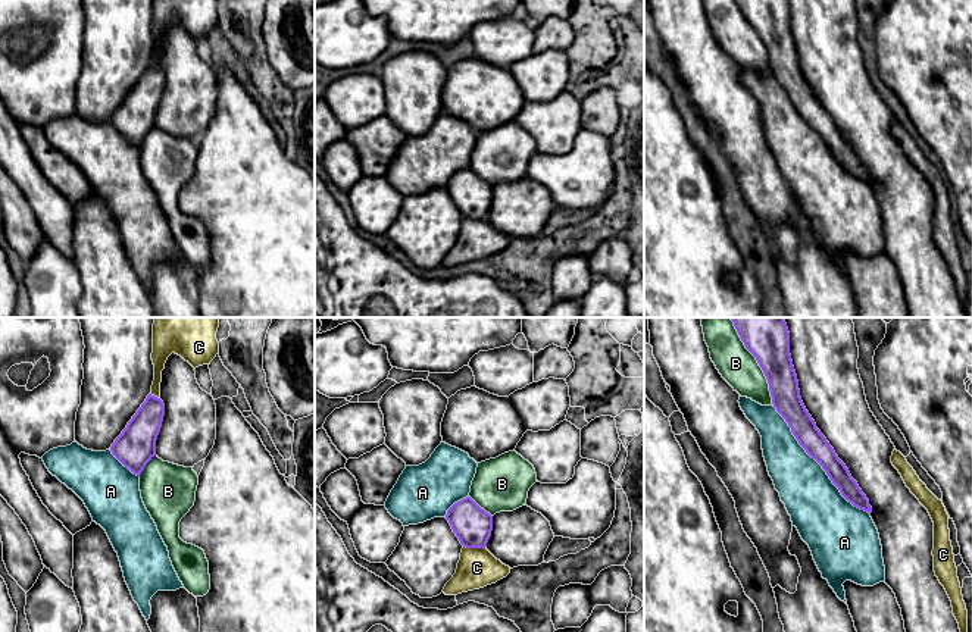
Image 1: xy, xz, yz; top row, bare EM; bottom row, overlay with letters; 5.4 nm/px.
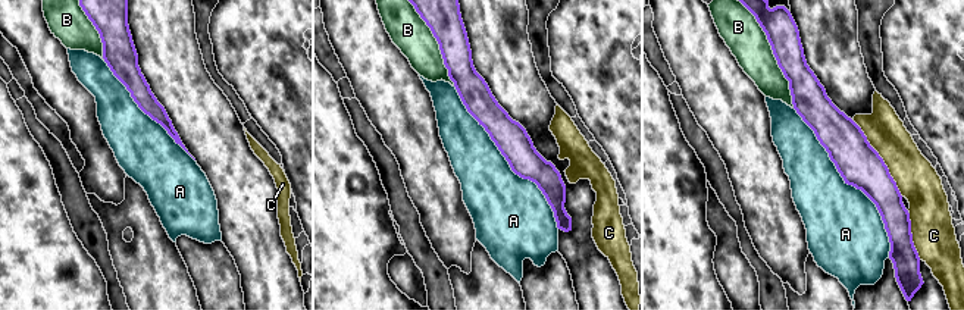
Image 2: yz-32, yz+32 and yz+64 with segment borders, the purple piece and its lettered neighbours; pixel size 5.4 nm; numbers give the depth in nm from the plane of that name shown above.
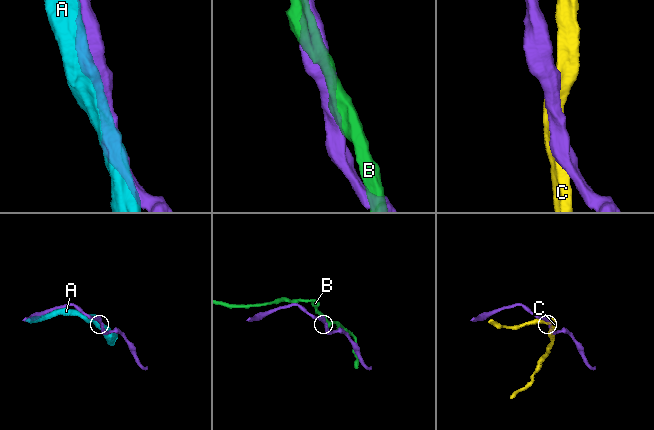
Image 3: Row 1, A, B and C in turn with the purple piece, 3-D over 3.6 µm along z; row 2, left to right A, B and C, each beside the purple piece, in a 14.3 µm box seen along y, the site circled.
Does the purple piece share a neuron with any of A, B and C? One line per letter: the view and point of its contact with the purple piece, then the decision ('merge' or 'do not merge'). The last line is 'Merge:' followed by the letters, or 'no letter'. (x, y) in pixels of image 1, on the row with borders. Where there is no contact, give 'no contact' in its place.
A: yz (819, 463) | do not merge
B: yz (758, 362) | do not merge
C: xz (475, 547) | do not merge
Merge: no letter

